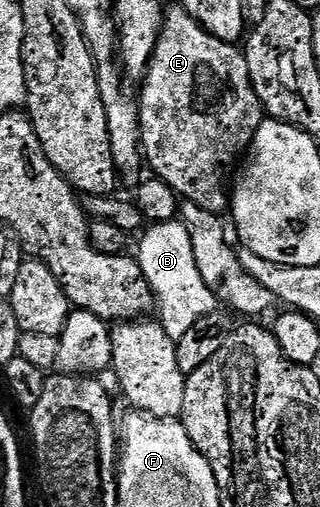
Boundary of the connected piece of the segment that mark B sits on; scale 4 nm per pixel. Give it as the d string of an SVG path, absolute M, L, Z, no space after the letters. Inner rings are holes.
M181 221L150 225L141 236L135 257L143 268L147 284L153 290L156 313L161 313L161 326L167 332L167 336L174 340L182 338L200 318L206 318L218 309L217 297L213 295L211 288L207 288L207 284L203 284L203 276L199 276L199 268L195 268L191 236L187 236L187 228Z

